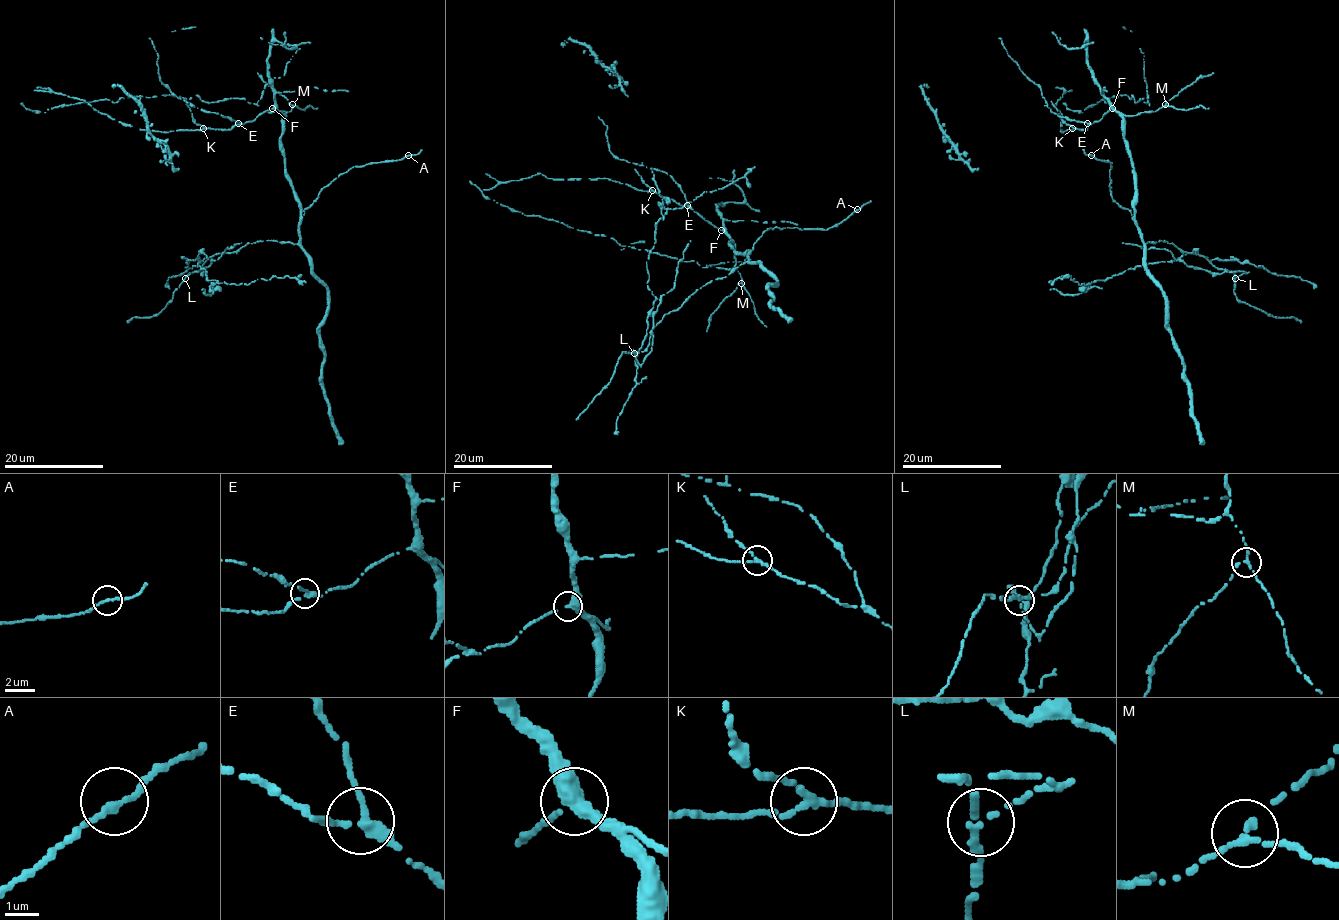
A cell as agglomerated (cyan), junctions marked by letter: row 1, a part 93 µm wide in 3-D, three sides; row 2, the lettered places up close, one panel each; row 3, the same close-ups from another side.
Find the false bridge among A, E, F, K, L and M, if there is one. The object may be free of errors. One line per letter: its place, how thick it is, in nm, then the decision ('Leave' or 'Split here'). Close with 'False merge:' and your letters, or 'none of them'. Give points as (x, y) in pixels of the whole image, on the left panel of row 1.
A: Place: (408, 155). Thickness 200 nm. Leave
E: Place: (238, 123). Thickness 240 nm. Leave
F: Place: (272, 108). Thickness 280 nm. Leave
K: Place: (203, 128). Thickness 200 nm. Leave
L: Place: (185, 278). Thickness 190 nm. Split here
M: Place: (292, 104). Thickness 240 nm. Leave
False merge: L

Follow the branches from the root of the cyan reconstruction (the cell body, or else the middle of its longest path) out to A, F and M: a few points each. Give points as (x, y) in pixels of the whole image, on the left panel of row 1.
A: (300, 201), (302, 210), (308, 208), (323, 187), (353, 166), (400, 160), (408, 155)
F: (300, 201), (285, 167), (281, 149), (282, 117), (272, 108)
M: (300, 201), (286, 172), (281, 149), (282, 118), (292, 104)

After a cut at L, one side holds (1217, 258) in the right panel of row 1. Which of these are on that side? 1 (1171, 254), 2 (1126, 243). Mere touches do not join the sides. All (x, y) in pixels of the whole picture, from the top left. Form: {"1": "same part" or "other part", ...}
{"1": "same part", "2": "same part"}

